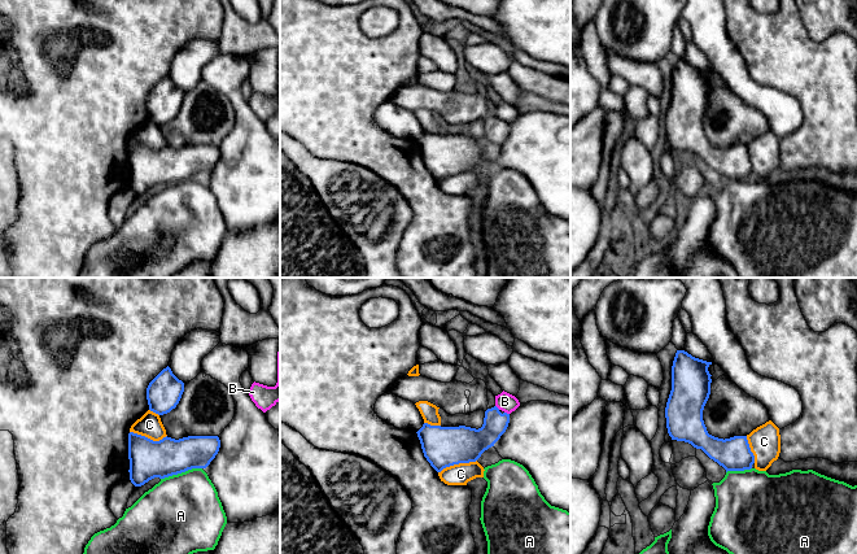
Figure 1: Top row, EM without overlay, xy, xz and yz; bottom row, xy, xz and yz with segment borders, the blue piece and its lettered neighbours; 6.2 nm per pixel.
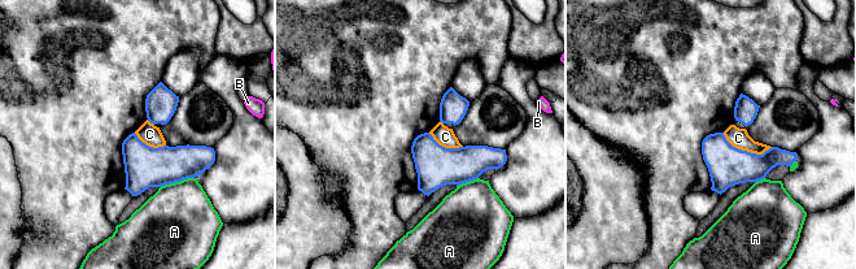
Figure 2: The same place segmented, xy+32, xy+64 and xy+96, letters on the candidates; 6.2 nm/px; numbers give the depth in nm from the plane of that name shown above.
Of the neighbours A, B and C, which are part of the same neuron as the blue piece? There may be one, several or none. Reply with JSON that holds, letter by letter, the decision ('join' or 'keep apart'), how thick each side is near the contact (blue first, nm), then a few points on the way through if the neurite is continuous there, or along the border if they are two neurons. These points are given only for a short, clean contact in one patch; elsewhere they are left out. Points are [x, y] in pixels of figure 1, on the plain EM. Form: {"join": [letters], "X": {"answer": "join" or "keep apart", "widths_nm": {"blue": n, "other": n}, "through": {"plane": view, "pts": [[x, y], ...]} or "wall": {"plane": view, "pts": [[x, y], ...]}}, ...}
{"join": ["A"], "A": {"answer": "join", "widths_nm": {"blue": 240, "other": 480}, "through": {"plane": "xy", "pts": [[148, 169], [167, 169], [180, 182], [183, 190], [183, 222]]}}, "B": {"answer": "keep apart", "widths_nm": {"blue": 150, "other": 120}, "wall": {"plane": "xz", "pts": [[504, 121], [508, 123]]}}, "C": {"answer": "keep apart", "widths_nm": {"blue": 260, "other": 130}}}

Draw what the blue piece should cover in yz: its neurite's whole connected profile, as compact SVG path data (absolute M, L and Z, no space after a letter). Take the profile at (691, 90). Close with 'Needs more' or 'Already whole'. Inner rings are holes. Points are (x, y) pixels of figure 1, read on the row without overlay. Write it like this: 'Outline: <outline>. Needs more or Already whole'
Outline: M677 60L665 117L672 149L701 158L726 179L725 187L712 193L716 217L708 235L710 250L731 263L740 278L857 278L857 195L813 179L769 184L752 176L755 165L747 145L723 149L709 144L703 119L710 104L710 74Z. Needs more

